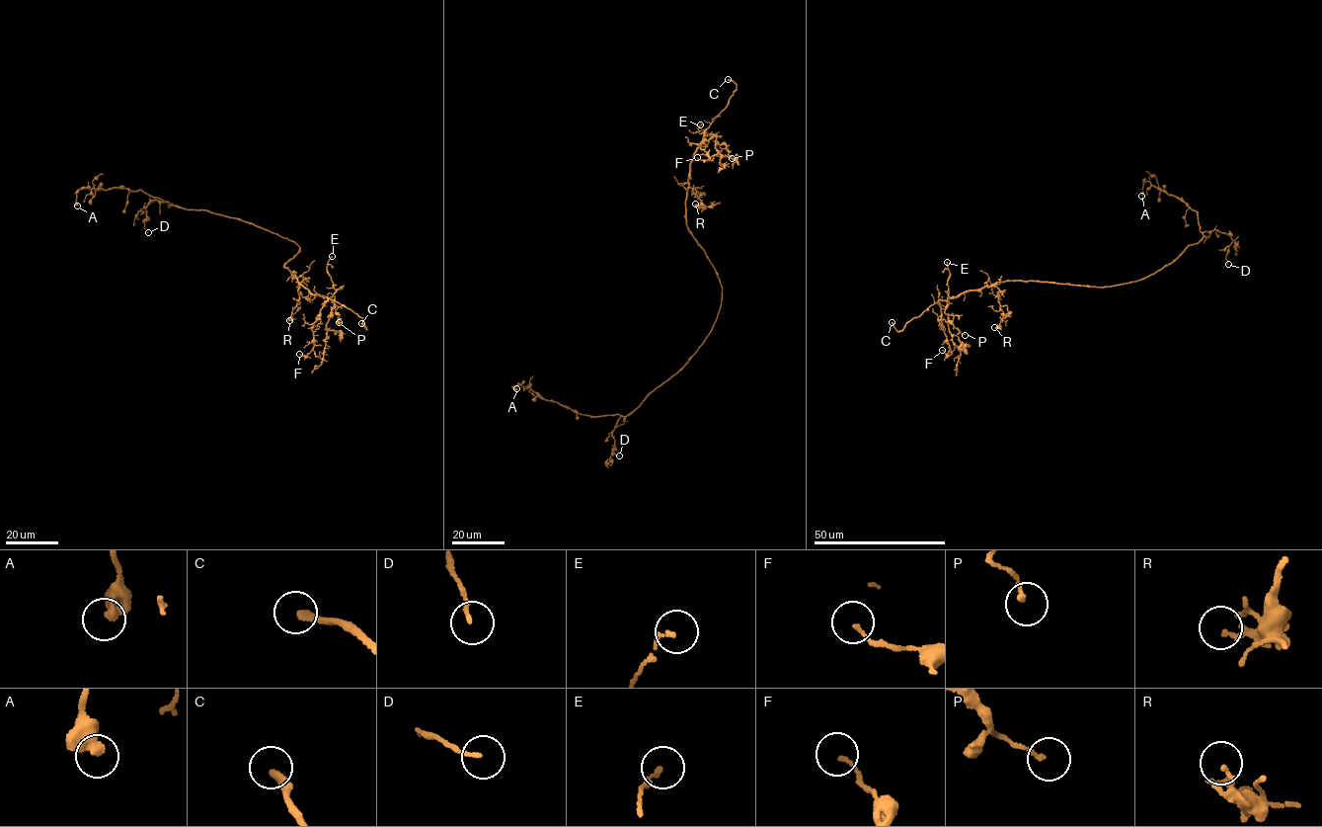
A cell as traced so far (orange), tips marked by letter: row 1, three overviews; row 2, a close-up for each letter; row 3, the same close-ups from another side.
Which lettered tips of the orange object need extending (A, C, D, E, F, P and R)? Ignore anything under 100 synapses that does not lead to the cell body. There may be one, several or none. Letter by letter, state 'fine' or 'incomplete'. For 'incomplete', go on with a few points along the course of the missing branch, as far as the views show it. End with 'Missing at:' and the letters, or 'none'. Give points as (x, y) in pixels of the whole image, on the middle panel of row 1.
A: fine
C: incomplete; course (728, 79), (700, 82), (679, 75), (662, 78), (641, 76)
D: fine
E: fine
F: fine
P: fine
R: fine
Missing at: C

